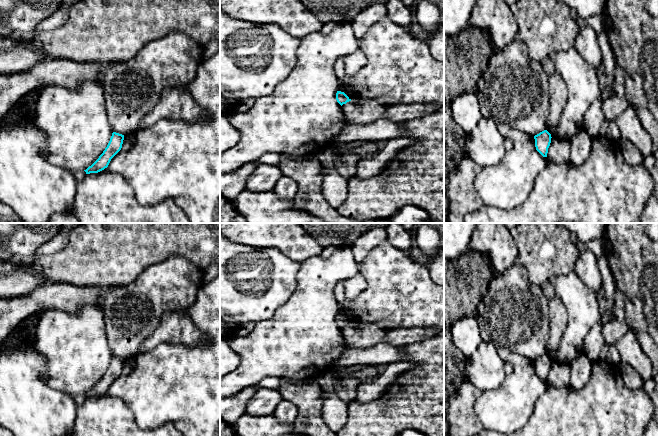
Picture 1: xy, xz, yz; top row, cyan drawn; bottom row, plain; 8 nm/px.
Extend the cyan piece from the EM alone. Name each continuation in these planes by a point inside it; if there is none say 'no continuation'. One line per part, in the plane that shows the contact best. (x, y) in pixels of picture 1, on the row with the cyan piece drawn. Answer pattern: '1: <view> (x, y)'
no continuation

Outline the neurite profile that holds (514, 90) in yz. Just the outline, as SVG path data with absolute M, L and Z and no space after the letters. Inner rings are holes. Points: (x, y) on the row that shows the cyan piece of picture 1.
M515 39L508 46L493 52L487 68L478 80L475 93L482 117L492 119L497 125L509 127L534 137L547 128L550 96L549 77L541 62L528 55L527 46Z

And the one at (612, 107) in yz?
M613 95L602 102L602 111L605 120L615 121L616 118L628 107L629 102L624 97Z

